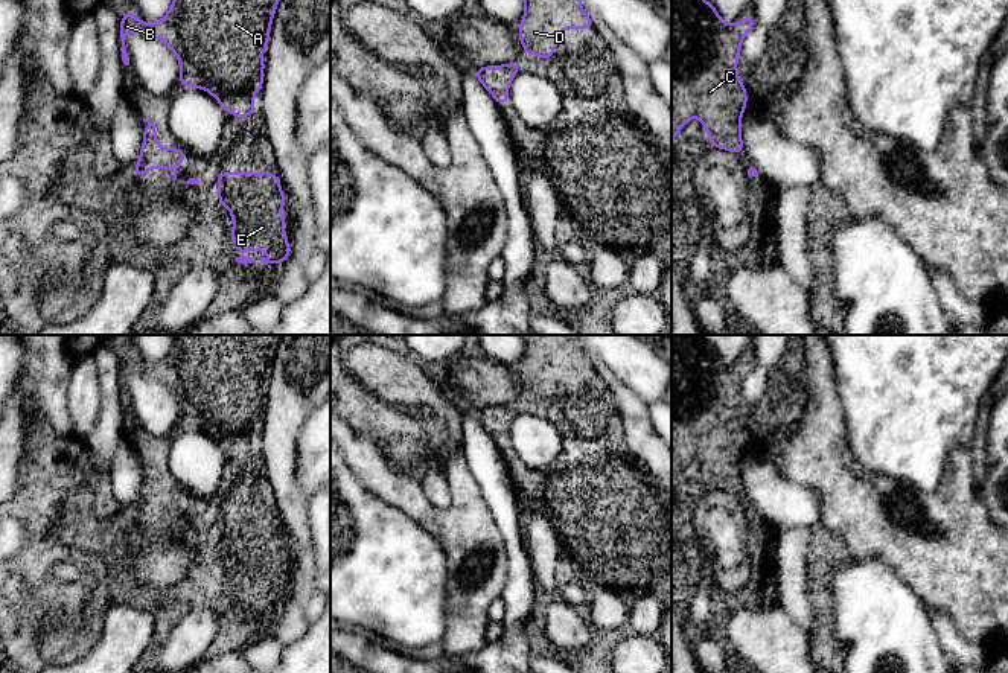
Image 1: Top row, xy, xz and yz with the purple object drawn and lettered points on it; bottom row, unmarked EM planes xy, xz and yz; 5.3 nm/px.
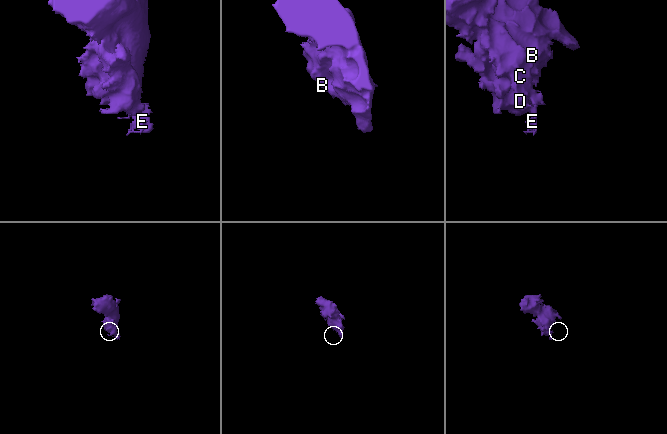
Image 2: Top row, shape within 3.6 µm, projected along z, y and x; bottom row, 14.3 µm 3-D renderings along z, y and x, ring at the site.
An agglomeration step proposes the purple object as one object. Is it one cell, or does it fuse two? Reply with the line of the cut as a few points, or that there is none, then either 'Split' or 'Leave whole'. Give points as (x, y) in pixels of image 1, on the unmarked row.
No split. Leave whole

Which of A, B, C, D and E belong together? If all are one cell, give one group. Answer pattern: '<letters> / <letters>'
A B C D E

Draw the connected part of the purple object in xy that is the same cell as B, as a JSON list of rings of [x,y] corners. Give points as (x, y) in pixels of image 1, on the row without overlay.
[[[174,335],[174,344],[167,355],[157,364],[143,364],[136,356],[125,353],[120,359],[122,402],[129,407],[125,390],[125,378],[129,373],[146,373],[161,381],[180,402],[180,428],[198,428],[210,434],[222,452],[230,452],[238,461],[253,455],[254,434],[263,431],[265,402],[262,394],[268,388],[270,370],[282,335]]]

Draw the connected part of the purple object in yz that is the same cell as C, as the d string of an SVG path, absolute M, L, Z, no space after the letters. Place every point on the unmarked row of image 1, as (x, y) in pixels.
M671 335L671 481L691 458L702 461L711 489L745 495L740 463L748 446L746 428L738 420L737 402L745 376L755 367L752 358L726 365L700 335Z

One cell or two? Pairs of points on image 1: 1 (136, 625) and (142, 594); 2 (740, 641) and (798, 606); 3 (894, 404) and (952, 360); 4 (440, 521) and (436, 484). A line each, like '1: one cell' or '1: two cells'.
1: two cells
2: one cell
3: one cell
4: two cells

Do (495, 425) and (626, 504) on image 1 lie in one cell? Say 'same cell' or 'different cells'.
same cell

